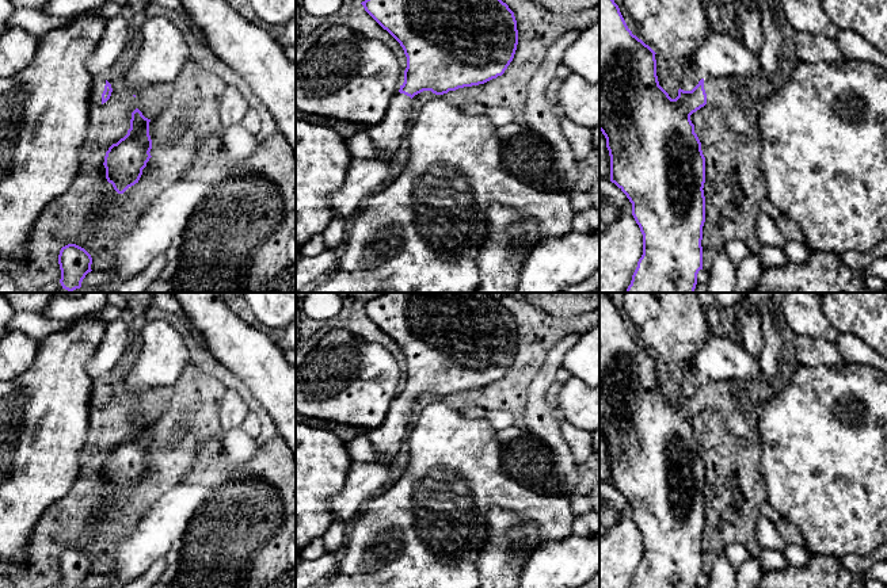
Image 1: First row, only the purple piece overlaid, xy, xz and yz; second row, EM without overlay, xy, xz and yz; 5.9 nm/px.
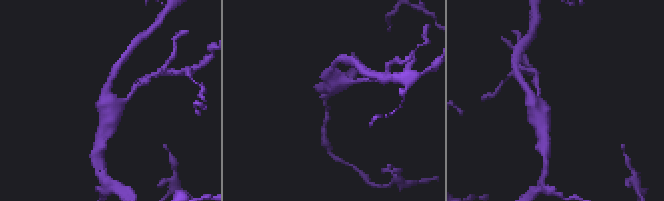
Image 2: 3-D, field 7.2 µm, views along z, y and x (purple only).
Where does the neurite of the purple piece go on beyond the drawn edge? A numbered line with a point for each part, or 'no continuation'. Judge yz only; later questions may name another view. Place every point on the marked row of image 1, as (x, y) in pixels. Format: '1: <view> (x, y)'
1: yz (724, 92)

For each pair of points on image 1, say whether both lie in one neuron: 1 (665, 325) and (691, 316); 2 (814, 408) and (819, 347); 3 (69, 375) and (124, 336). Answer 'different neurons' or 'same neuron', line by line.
1: same neuron
2: different neurons
3: different neurons

